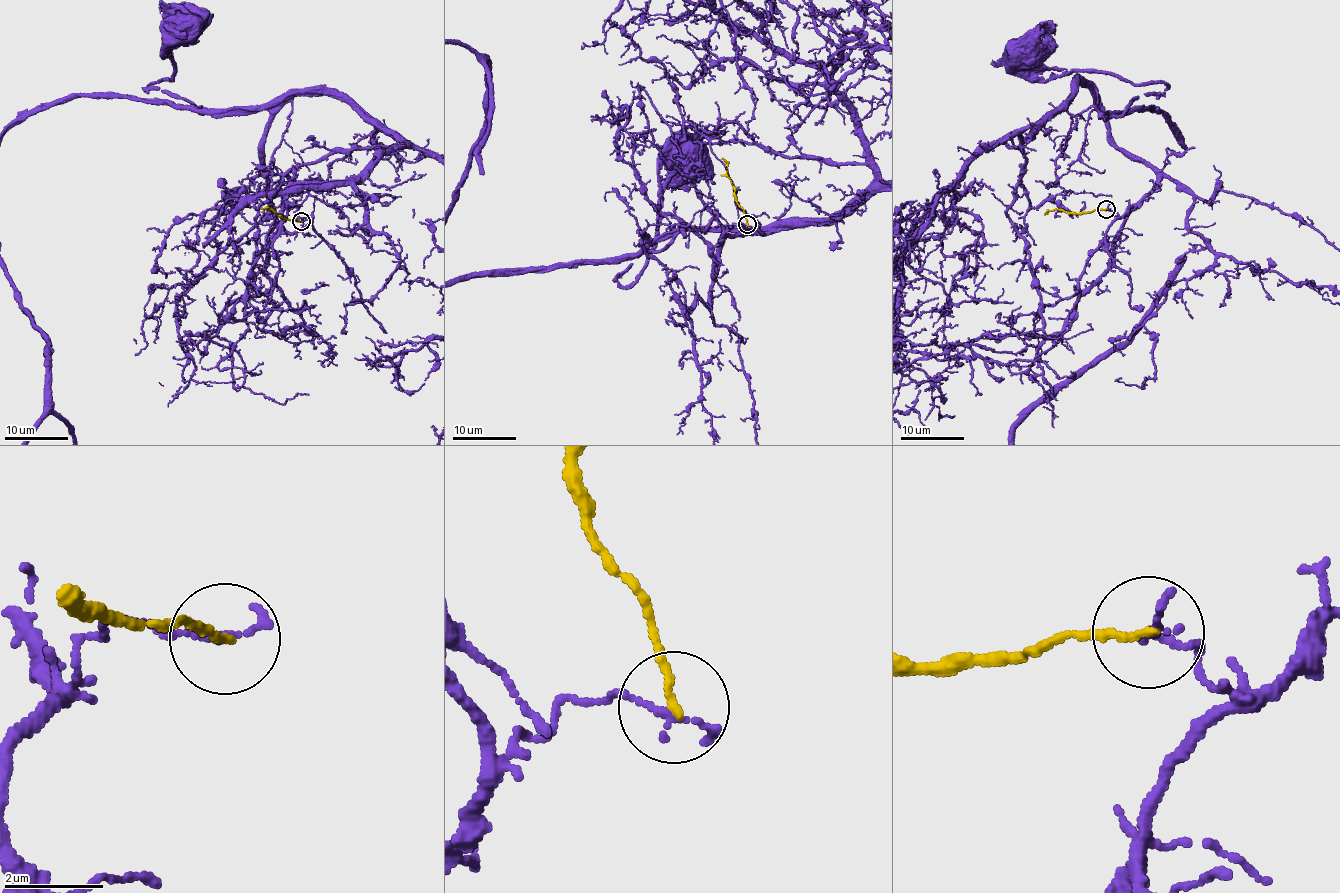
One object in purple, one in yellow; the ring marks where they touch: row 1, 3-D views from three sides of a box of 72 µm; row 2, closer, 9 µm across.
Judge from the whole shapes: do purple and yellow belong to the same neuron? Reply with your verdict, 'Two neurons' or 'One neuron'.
Two neurons

